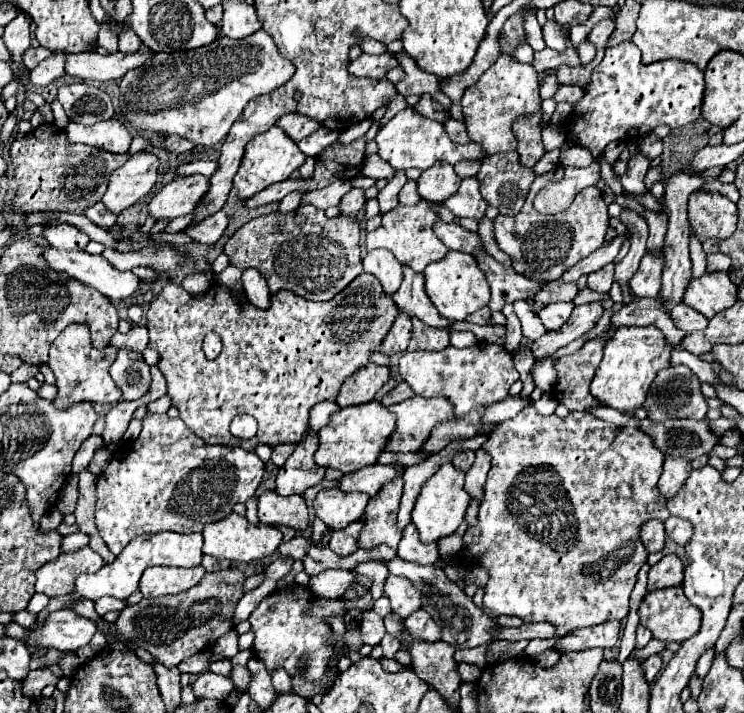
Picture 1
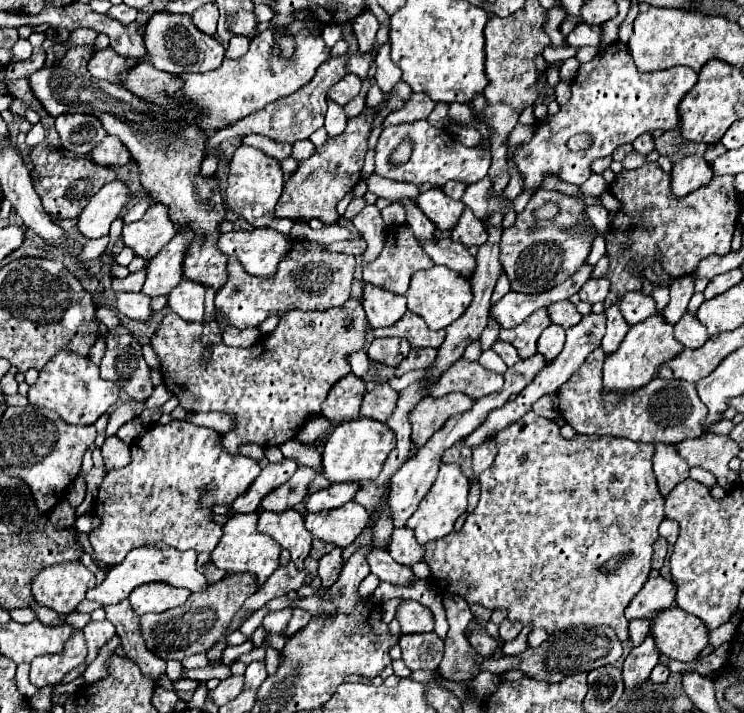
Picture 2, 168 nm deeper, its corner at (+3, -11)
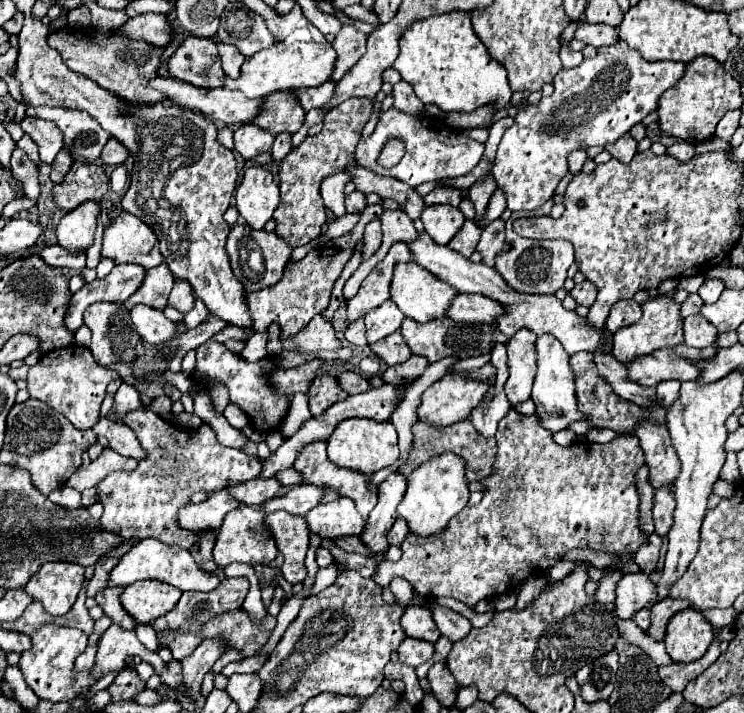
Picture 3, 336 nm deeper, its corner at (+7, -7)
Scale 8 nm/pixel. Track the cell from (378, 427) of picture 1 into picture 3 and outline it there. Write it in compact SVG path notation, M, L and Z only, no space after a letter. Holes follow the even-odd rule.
M347 419L347 421L339 423L339 427L333 431L331 439L327 441L327 453L335 465L347 467L347 469L357 469L365 475L371 475L383 467L393 465L399 459L397 431L389 421L375 423L371 419Z

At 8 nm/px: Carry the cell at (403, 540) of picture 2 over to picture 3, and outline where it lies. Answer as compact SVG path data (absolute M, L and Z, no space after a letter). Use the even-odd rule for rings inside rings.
M395 519L395 523L393 523L393 527L391 527L391 531L387 533L387 541L389 541L389 545L401 545L403 543L403 539L407 537L407 523L403 523L403 519Z

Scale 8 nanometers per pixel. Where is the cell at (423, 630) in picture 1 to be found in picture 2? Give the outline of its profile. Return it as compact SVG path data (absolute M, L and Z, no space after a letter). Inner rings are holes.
M433 631L401 635L399 645L403 649L403 661L409 669L435 671L443 659L443 639Z

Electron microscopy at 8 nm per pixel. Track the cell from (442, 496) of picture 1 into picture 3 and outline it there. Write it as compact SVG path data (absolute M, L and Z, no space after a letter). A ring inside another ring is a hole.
M441 453L421 463L407 477L407 491L397 507L399 517L407 521L415 535L427 537L445 529L451 517L455 517L469 501L469 483L465 477L465 461L455 453Z

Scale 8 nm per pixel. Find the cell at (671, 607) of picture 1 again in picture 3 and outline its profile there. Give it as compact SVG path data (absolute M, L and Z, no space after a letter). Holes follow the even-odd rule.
M687 609L675 615L667 625L665 645L667 653L675 663L691 663L701 659L711 641L713 641L713 627L697 609Z

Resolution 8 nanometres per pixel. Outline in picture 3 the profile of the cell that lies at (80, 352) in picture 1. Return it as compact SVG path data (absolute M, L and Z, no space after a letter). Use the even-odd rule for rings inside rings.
M67 345L45 353L37 365L29 367L27 391L31 399L39 399L51 405L55 411L63 413L77 429L91 429L99 421L99 407L107 395L109 381L117 377L107 367L95 363L91 351L81 345Z

